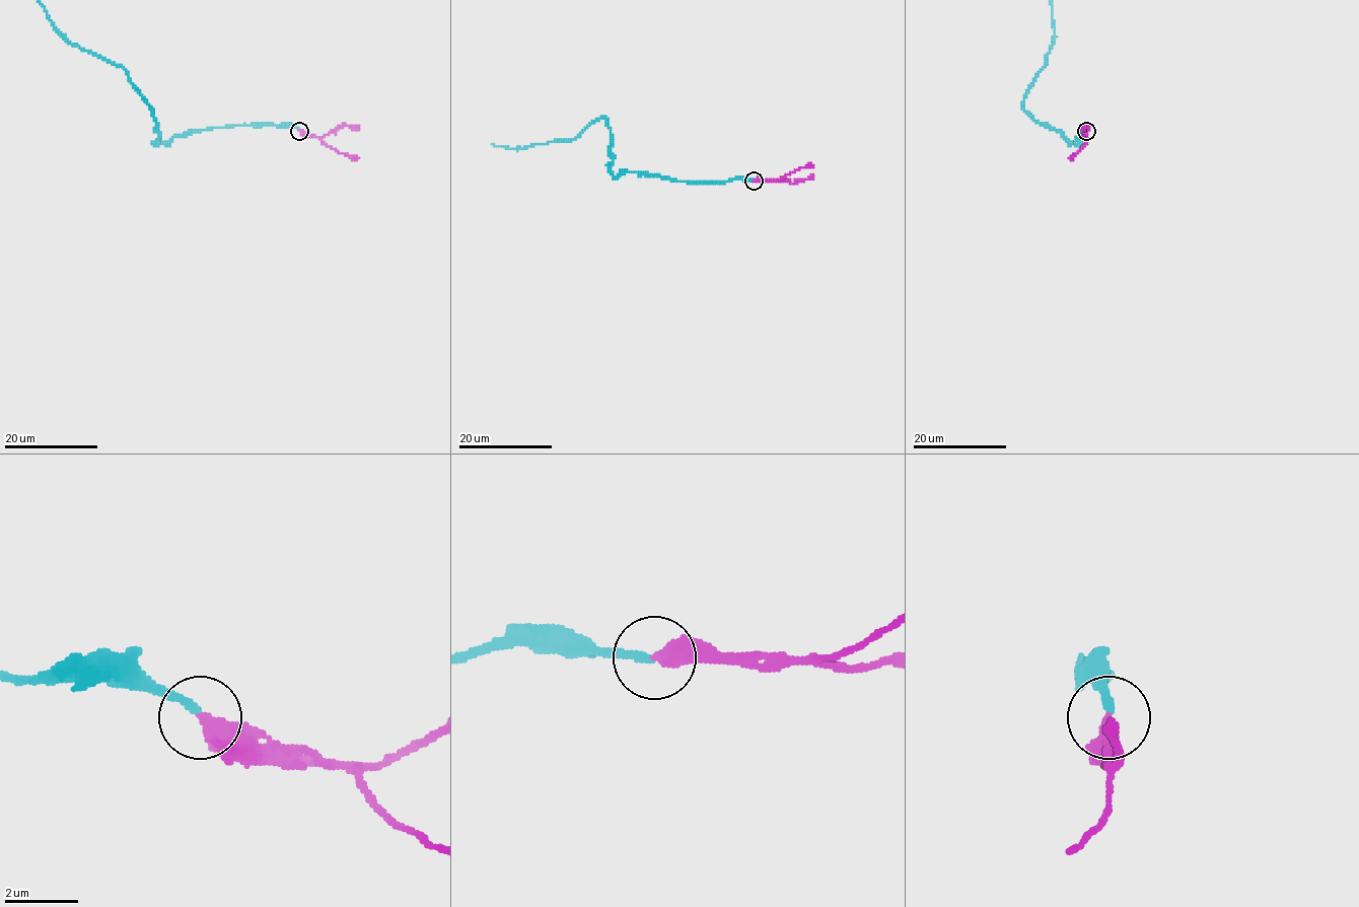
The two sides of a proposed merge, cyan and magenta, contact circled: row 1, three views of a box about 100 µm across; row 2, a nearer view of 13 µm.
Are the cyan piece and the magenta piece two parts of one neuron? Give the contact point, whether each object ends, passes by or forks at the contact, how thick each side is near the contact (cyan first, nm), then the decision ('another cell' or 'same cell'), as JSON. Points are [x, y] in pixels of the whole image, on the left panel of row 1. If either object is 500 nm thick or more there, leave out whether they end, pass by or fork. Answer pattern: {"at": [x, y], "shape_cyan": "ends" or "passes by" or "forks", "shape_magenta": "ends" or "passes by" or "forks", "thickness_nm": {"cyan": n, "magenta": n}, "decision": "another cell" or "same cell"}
{"at": [299, 131], "shape_cyan": "ends", "shape_magenta": "ends", "thickness_nm": {"cyan": 220, "magenta": 440}, "decision": "same cell"}

